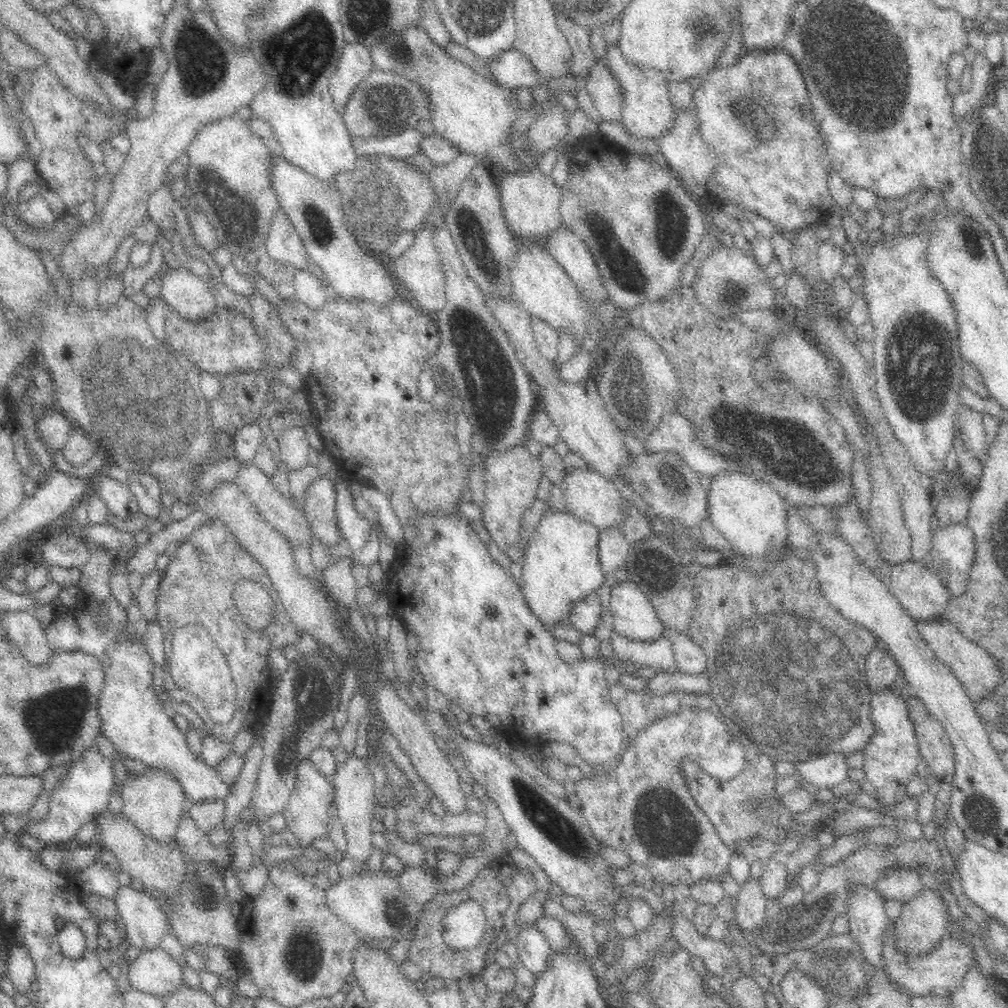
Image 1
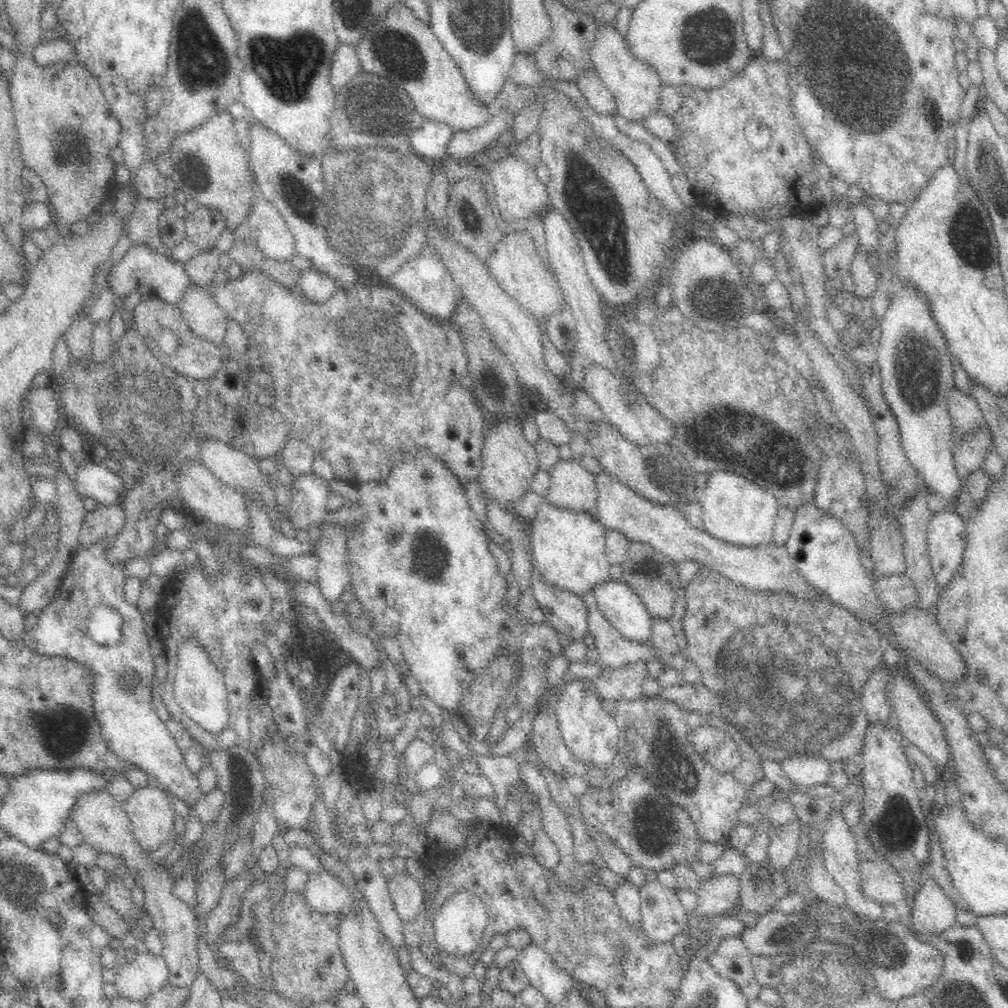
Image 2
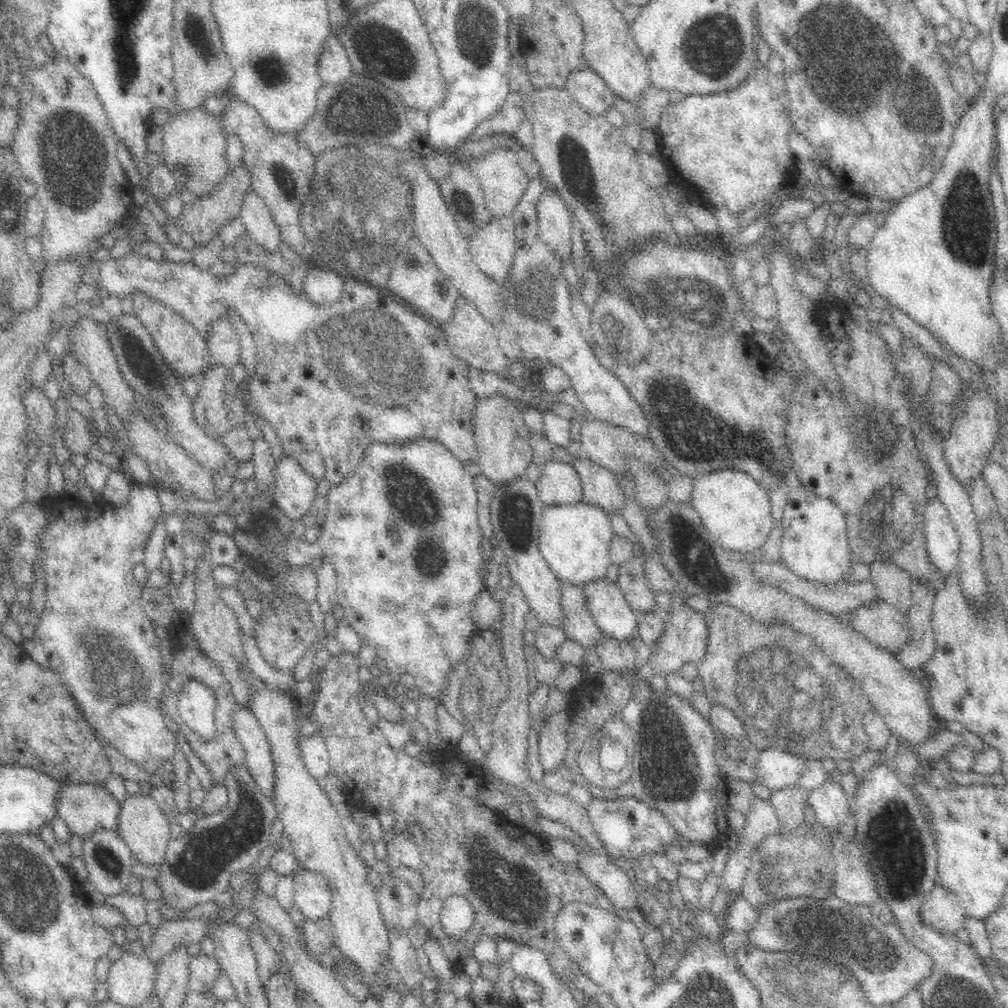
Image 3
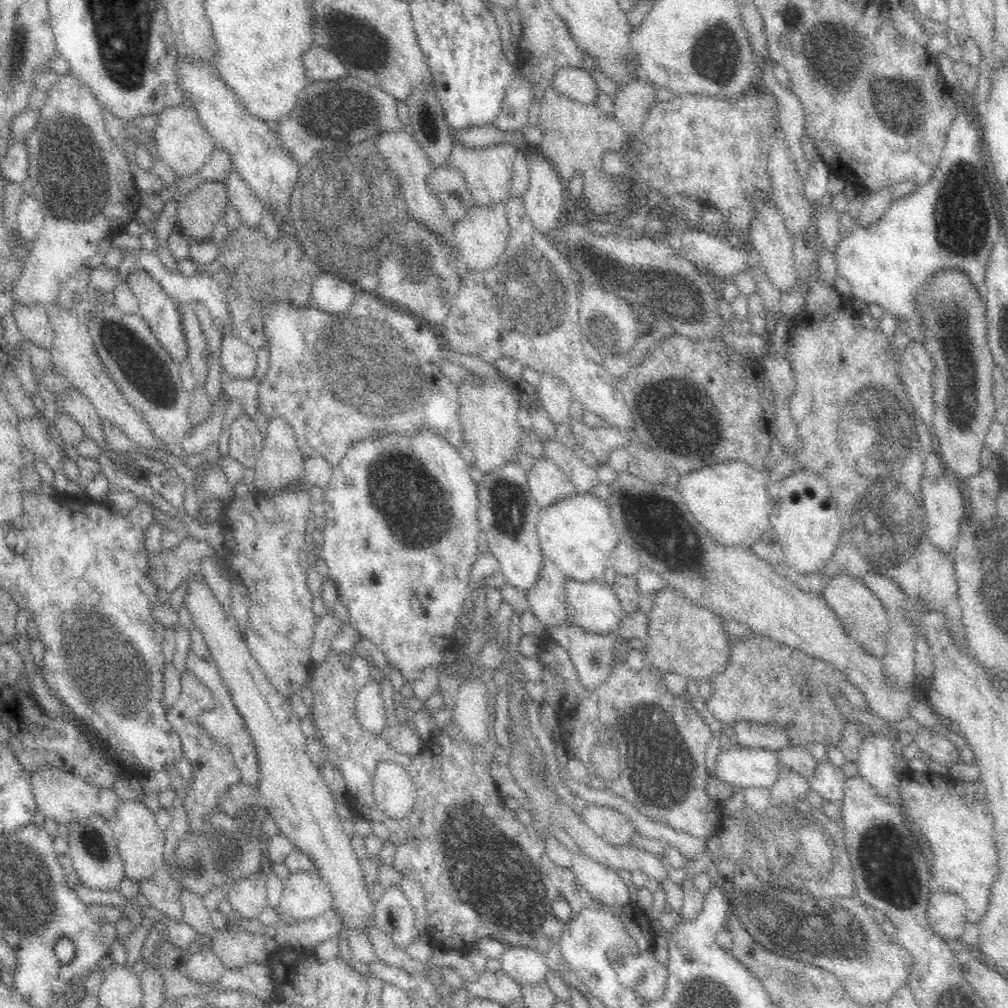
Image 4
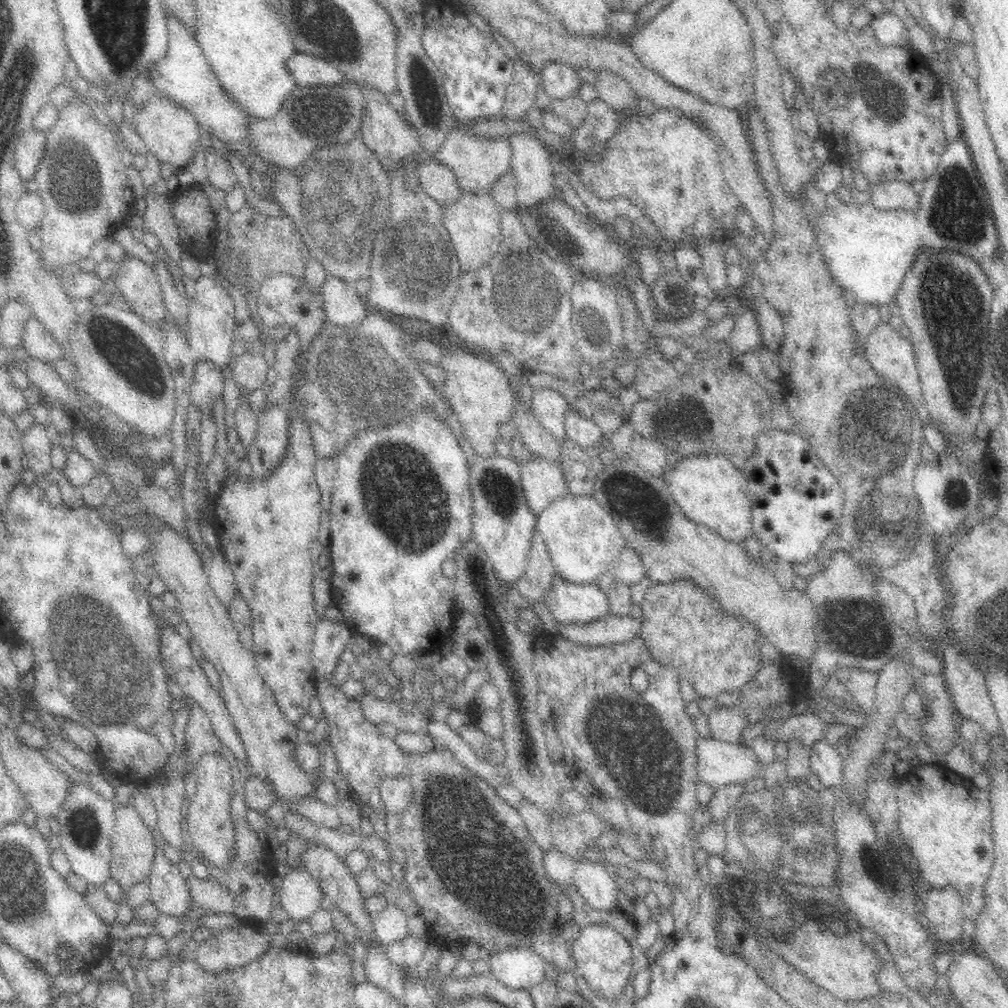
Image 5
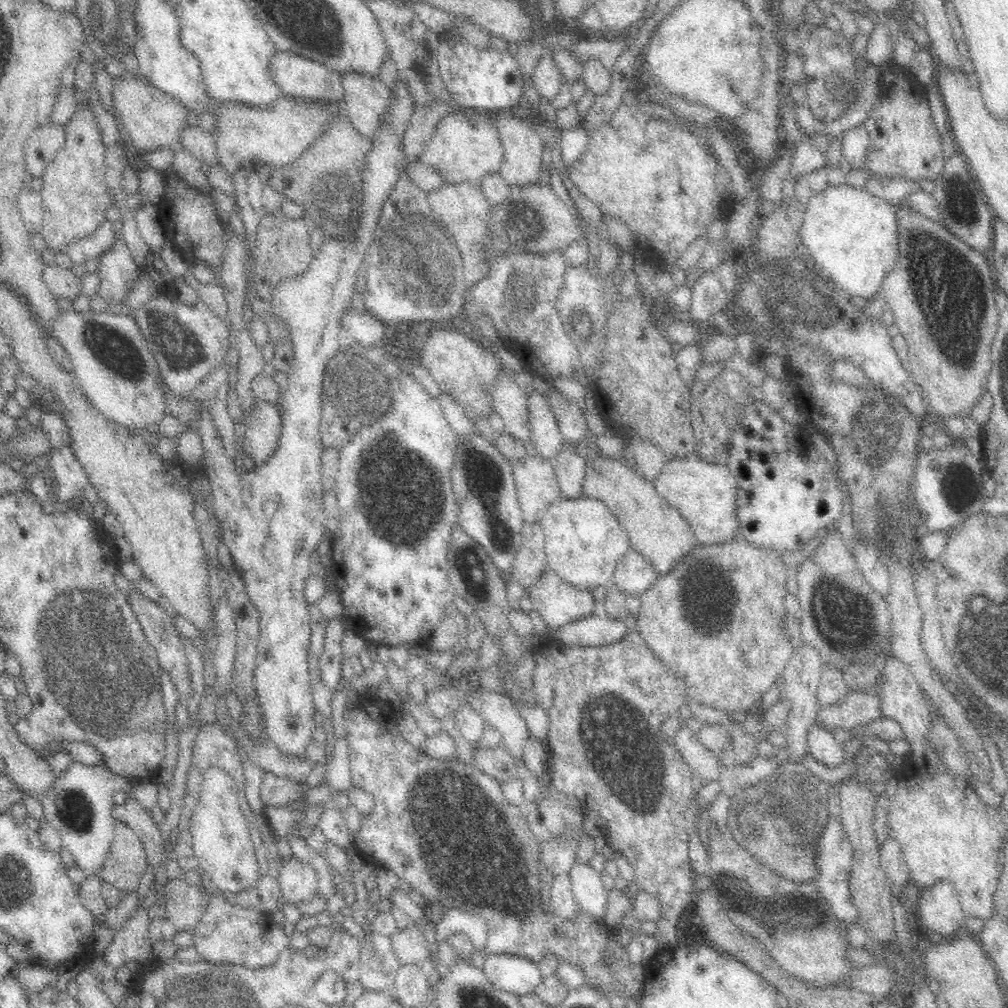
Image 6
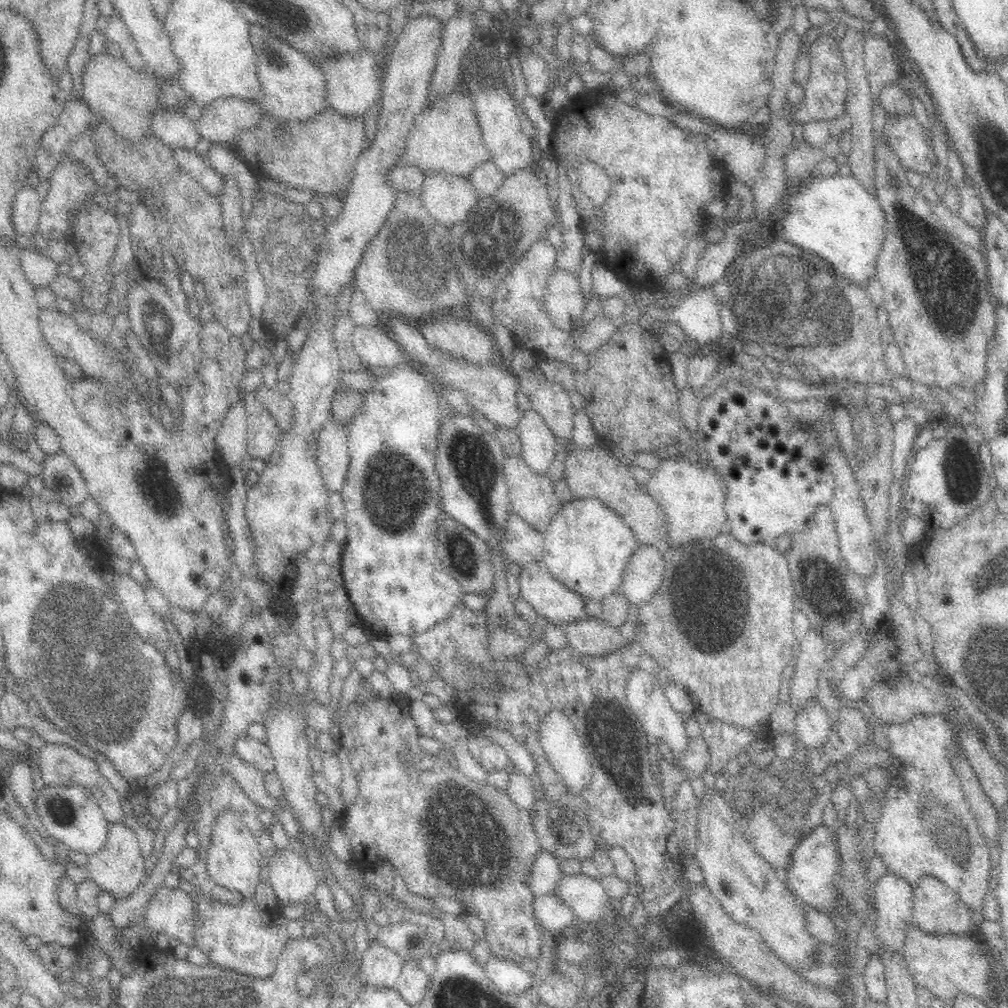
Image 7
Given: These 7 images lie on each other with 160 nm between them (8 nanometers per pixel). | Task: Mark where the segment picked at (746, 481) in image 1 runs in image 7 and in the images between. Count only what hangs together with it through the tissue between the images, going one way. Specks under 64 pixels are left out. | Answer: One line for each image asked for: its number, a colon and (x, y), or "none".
2: (735, 511)
3: (736, 511)
4: (729, 499)
5: (711, 490)
6: (704, 493)
7: (693, 499)

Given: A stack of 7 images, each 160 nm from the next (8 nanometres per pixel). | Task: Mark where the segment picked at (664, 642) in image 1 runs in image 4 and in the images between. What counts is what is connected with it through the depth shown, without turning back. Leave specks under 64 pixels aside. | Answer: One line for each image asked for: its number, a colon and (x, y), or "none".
2: (615, 652)
3: (577, 624)
4: (545, 599)

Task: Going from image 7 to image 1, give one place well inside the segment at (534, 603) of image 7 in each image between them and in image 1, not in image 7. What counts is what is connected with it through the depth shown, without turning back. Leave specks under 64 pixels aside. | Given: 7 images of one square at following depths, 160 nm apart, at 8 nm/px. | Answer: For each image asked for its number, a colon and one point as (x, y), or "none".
1: (633, 615)
2: (621, 607)
3: (604, 600)
4: (592, 606)
5: (568, 603)
6: (558, 603)

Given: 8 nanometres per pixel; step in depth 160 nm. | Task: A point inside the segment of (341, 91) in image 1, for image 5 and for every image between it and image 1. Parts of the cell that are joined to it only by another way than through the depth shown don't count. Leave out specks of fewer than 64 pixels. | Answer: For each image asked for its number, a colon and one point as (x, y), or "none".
2: (345, 65)
3: (333, 66)
4: (320, 64)
5: (306, 70)

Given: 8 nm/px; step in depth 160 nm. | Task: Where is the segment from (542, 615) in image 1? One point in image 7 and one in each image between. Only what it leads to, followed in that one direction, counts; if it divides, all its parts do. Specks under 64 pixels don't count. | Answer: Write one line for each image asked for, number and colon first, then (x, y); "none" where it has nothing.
2: (568, 547)
3: (574, 539)
4: (578, 535)
5: (583, 541)
6: (584, 542)
7: (586, 547)

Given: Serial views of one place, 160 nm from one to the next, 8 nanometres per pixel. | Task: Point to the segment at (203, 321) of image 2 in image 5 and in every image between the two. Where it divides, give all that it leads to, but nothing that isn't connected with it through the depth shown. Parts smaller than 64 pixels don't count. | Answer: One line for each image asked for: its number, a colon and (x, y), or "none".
3: (223, 343)
4: (239, 358)
5: (250, 373)

